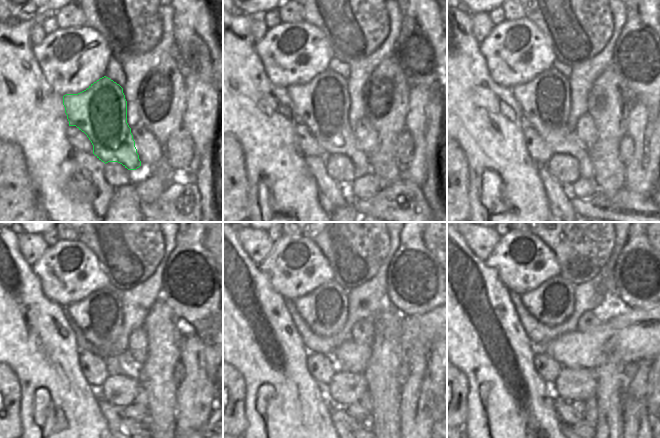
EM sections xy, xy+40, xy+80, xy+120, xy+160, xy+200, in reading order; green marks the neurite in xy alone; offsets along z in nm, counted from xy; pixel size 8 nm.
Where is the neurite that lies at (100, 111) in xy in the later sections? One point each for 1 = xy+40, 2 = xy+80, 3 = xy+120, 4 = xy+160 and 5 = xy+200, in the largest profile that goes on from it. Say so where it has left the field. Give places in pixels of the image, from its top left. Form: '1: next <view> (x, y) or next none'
1: next xy+40 (322, 104)
2: next xy+80 (545, 101)
3: next xy+120 (100, 315)
4: next xy+160 (324, 309)
5: next xy+200 (551, 303)

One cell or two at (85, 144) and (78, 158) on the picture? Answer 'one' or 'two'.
two

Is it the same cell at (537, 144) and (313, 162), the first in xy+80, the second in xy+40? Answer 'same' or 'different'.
different

